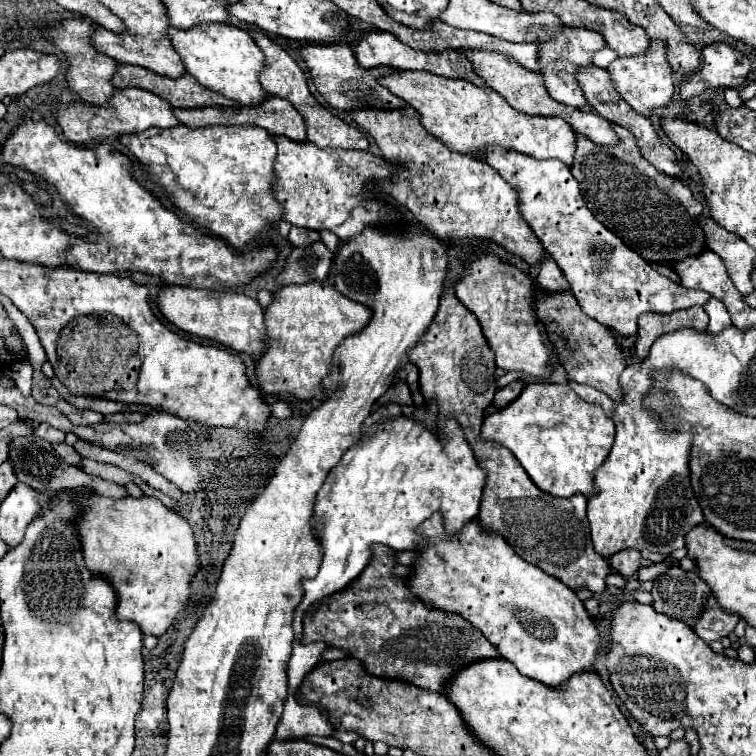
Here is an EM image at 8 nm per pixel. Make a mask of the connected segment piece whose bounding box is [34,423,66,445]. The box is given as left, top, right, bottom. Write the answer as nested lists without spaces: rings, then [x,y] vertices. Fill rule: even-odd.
[[[40,423],[38,429],[34,431],[34,435],[46,439],[46,441],[52,443],[52,445],[54,445],[54,443],[62,443],[64,437],[66,437],[64,431],[60,431],[60,429],[56,429],[56,427],[50,427],[50,425],[46,425],[46,423]]]

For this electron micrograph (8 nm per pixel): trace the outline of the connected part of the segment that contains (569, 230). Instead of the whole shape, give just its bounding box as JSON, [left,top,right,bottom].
[486,151,710,335]

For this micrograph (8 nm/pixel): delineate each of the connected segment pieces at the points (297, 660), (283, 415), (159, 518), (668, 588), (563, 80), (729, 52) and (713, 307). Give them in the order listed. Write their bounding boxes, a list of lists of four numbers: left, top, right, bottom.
[[274,417,484,741],[271,401,294,419],[80,493,200,637],[650,565,712,627],[540,27,606,109],[680,43,750,99],[704,299,732,335]]

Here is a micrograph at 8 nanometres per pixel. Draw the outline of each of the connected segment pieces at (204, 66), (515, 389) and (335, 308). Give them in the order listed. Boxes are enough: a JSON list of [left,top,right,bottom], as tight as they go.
[[170,23,268,107],[492,381,524,409],[256,281,372,401]]

